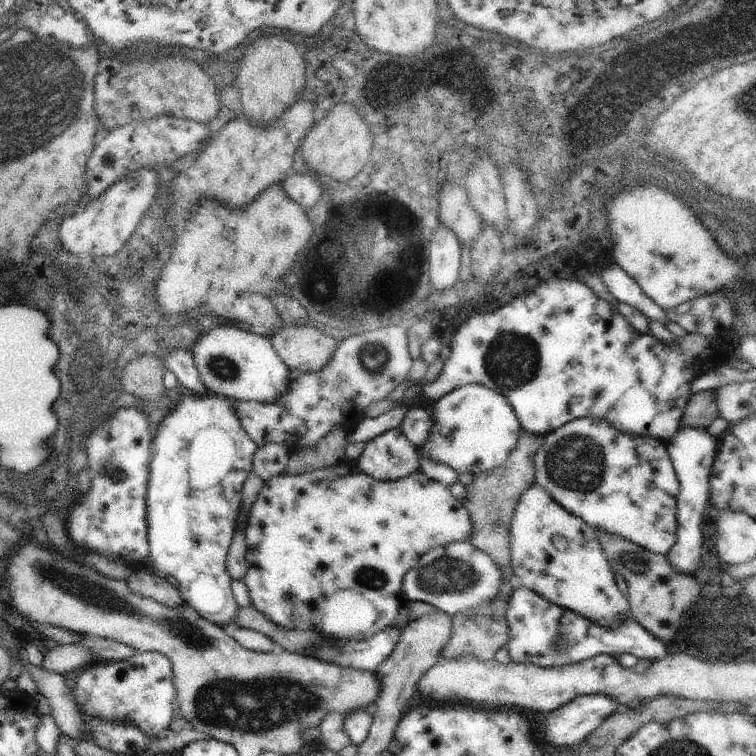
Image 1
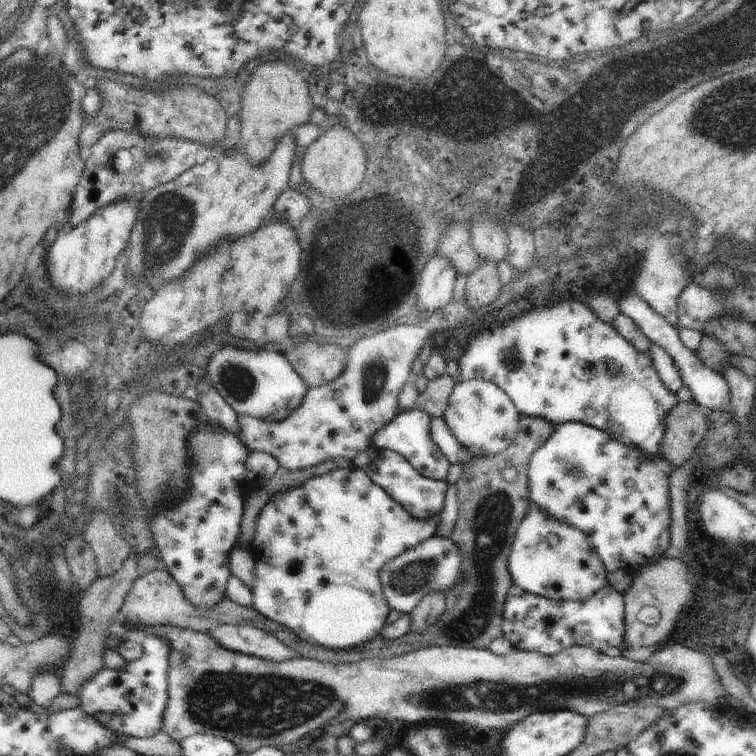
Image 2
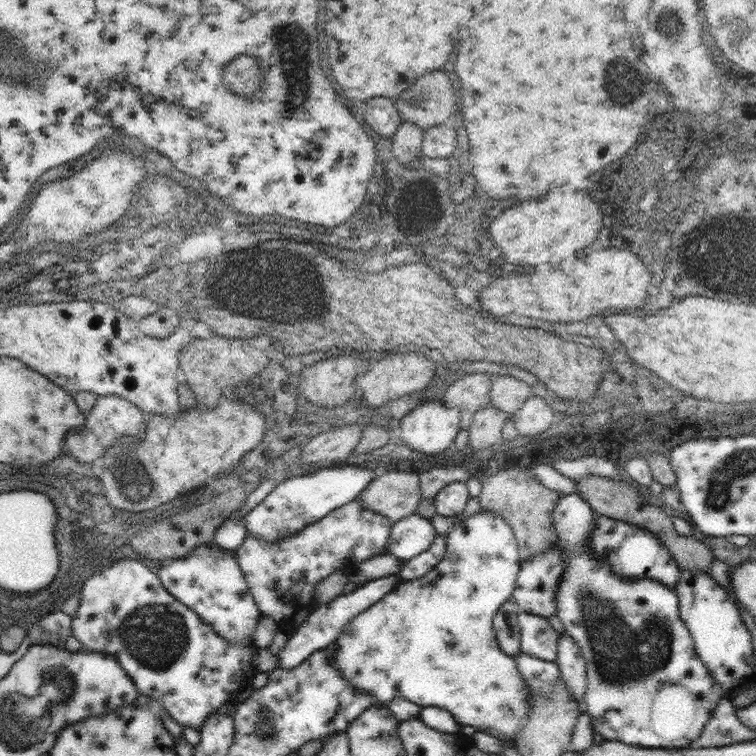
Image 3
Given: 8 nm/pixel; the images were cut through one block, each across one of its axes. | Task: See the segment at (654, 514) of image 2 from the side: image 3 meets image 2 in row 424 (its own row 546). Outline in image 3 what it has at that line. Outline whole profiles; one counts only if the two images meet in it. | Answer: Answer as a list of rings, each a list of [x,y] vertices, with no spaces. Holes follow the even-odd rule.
[[[567,494],[553,508],[553,530],[565,556],[565,570],[555,590],[555,616],[561,620],[565,634],[569,634],[581,650],[585,660],[587,688],[583,696],[583,712],[589,714],[593,732],[603,740],[617,740],[629,746],[665,750],[689,748],[701,736],[701,730],[713,716],[723,690],[713,684],[711,674],[693,652],[693,642],[679,612],[679,598],[675,590],[657,580],[629,580],[611,570],[607,560],[599,560],[589,548],[589,534],[593,532],[597,514],[579,494]]]

